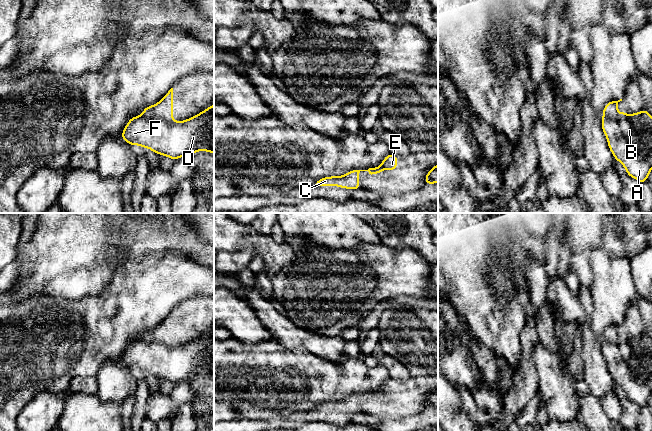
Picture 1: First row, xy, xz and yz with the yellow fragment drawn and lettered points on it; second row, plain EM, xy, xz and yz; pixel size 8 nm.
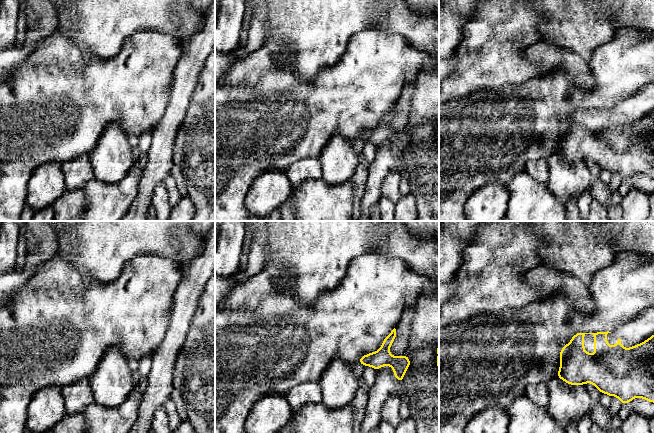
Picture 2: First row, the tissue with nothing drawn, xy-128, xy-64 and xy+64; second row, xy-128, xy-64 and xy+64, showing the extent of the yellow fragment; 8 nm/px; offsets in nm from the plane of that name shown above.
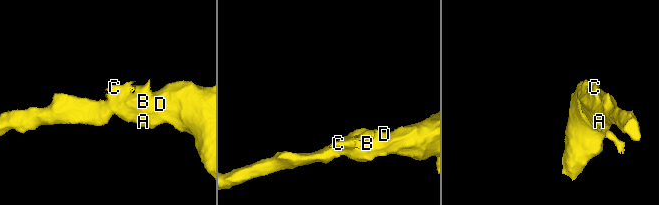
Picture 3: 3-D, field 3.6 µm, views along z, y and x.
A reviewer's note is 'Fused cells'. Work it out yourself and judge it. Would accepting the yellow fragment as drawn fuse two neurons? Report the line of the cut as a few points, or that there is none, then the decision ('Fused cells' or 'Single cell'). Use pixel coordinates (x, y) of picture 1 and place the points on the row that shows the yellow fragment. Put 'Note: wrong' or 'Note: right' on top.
Note: right
Split along xy (151, 109), (151, 113), (154, 116), (175, 121). Fused cells

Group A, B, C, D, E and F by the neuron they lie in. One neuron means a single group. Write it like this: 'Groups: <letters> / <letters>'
Groups: A B C D F / E

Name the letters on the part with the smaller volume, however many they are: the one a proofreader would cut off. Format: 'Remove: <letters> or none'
Remove: E

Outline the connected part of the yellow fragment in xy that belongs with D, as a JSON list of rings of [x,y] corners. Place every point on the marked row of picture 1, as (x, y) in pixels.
[[[156,104],[145,107],[140,116],[132,117],[125,126],[121,137],[130,145],[149,148],[155,154],[170,157],[173,161],[180,157],[189,157],[197,151],[214,154],[214,104],[196,116],[184,121],[165,121],[152,115]]]

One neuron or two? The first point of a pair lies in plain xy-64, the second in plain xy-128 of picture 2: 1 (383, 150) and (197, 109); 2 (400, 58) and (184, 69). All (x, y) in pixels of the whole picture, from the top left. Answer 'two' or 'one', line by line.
1: two
2: two

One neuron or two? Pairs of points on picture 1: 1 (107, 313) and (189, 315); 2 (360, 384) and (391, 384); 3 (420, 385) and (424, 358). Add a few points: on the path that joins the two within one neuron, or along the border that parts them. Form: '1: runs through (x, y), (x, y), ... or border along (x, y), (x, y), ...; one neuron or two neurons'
1: border along (191, 297), (182, 301), (171, 311); two neurons
2: border along (390, 377), (381, 387); two neurons
3: border along (412, 375), (427, 376); two neurons

